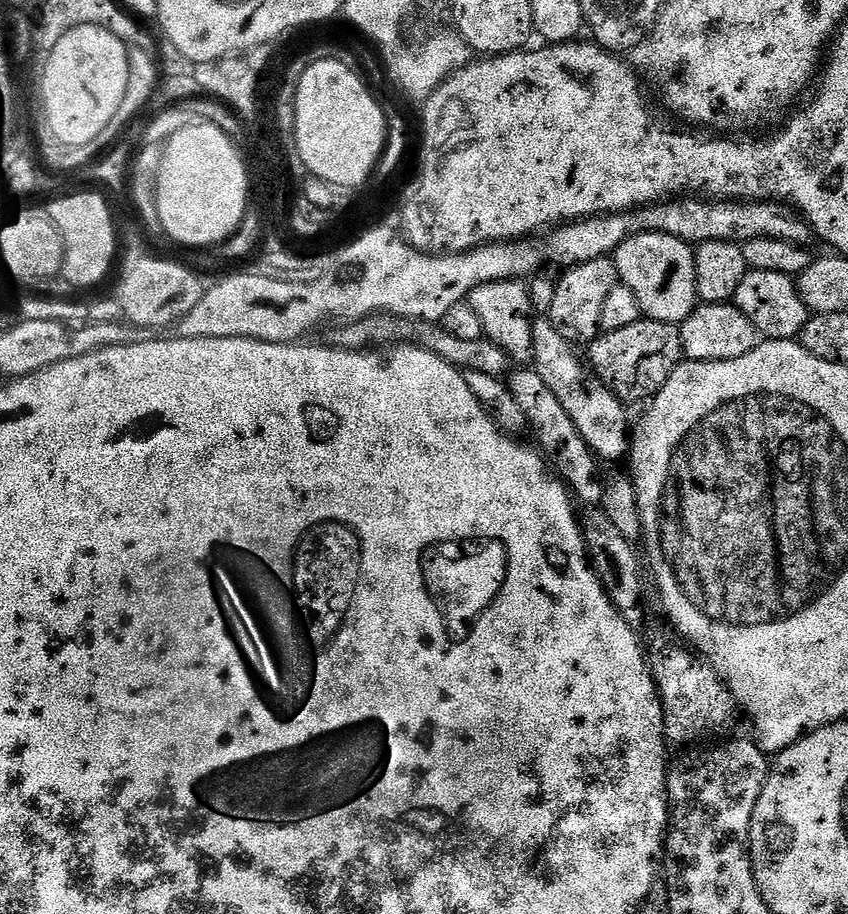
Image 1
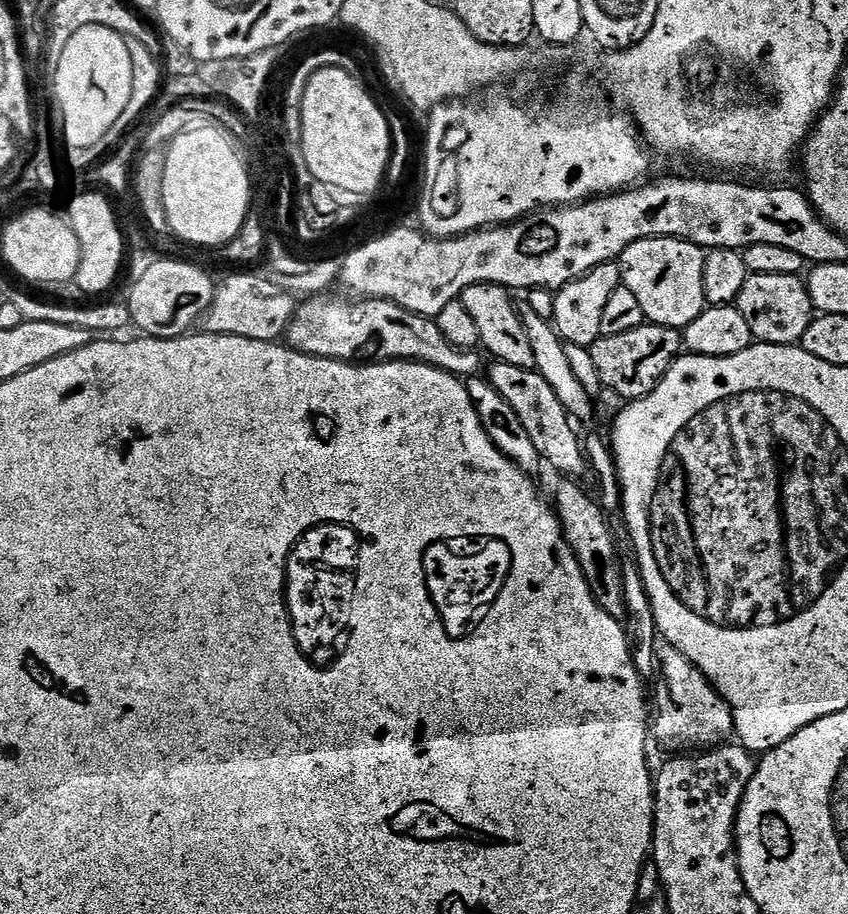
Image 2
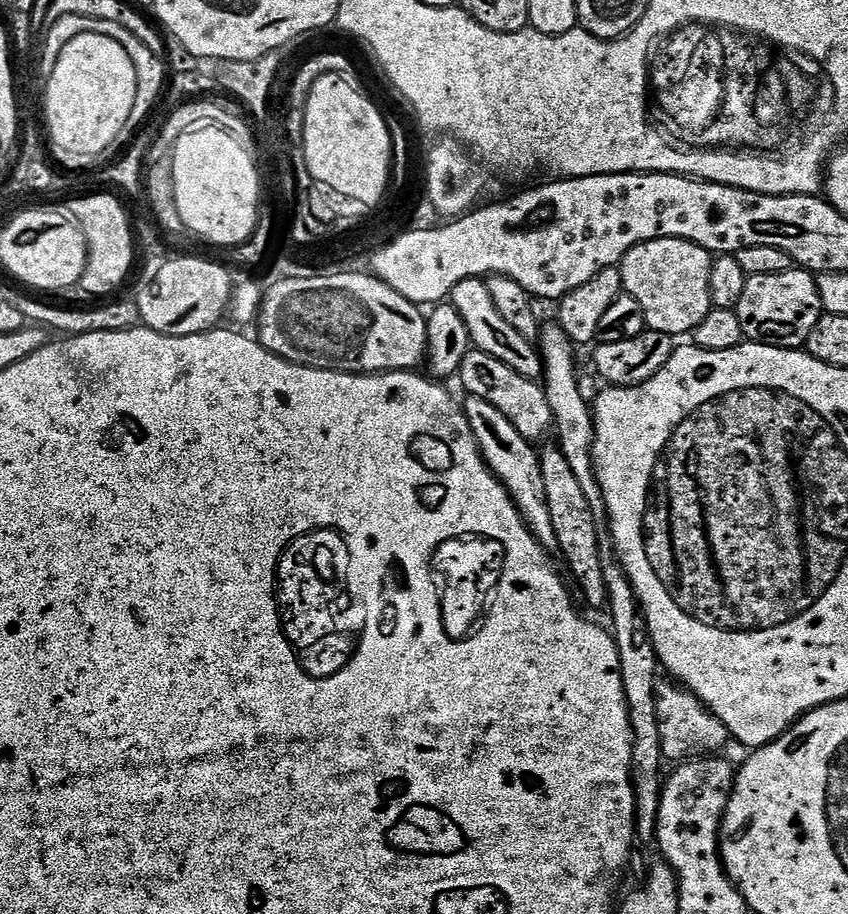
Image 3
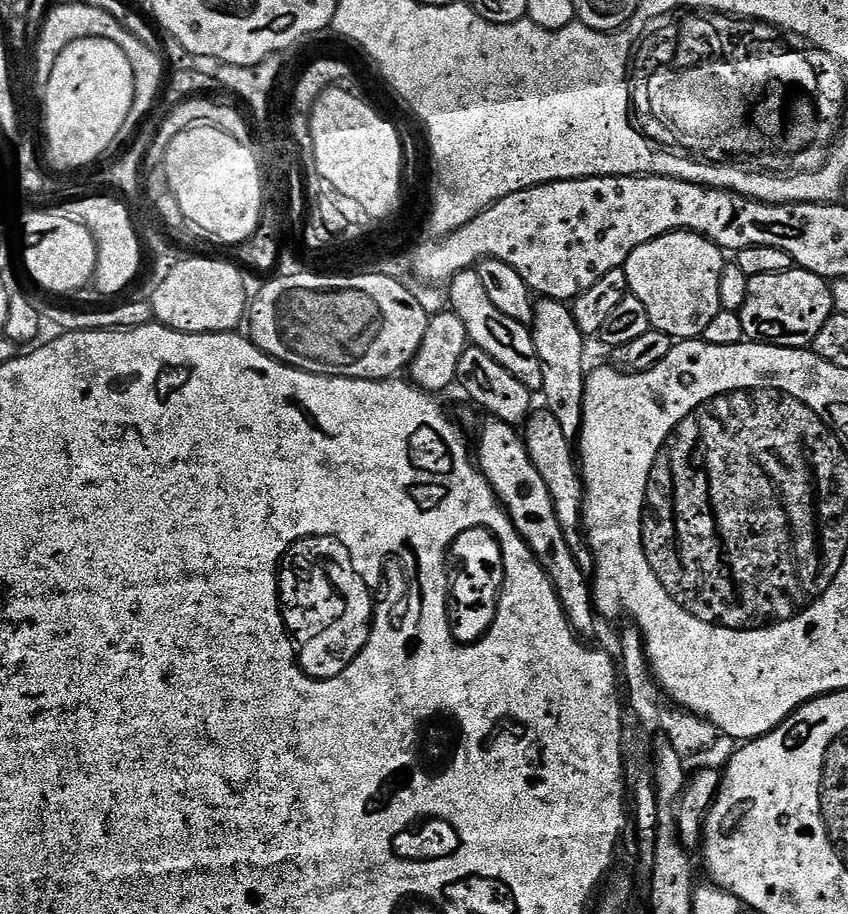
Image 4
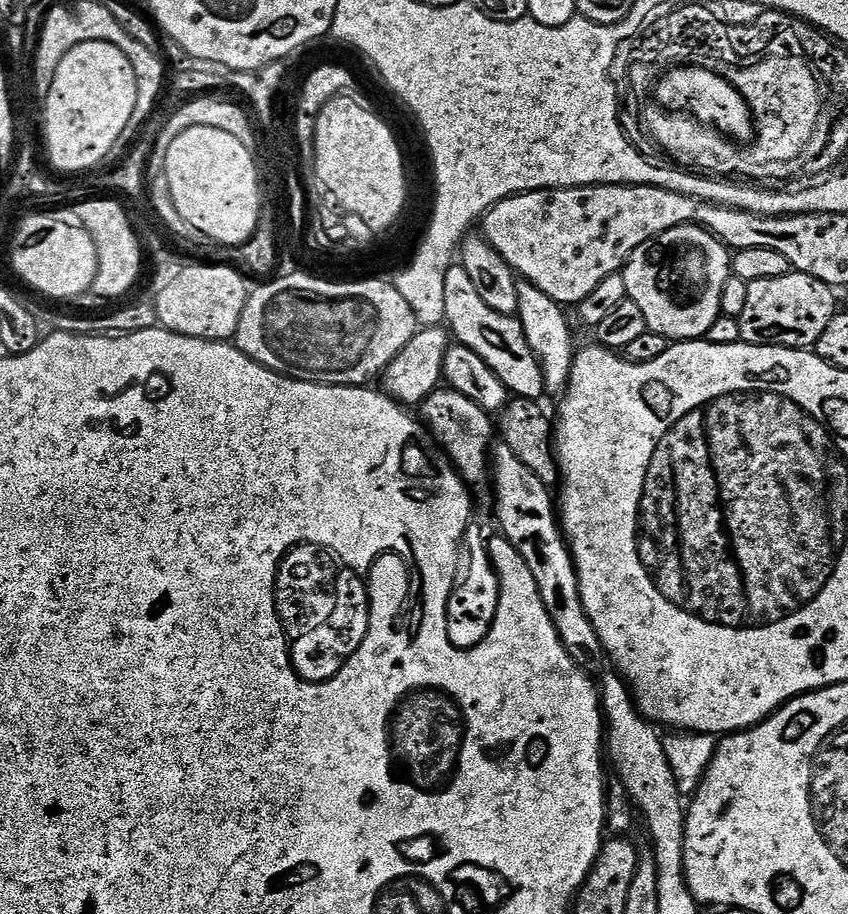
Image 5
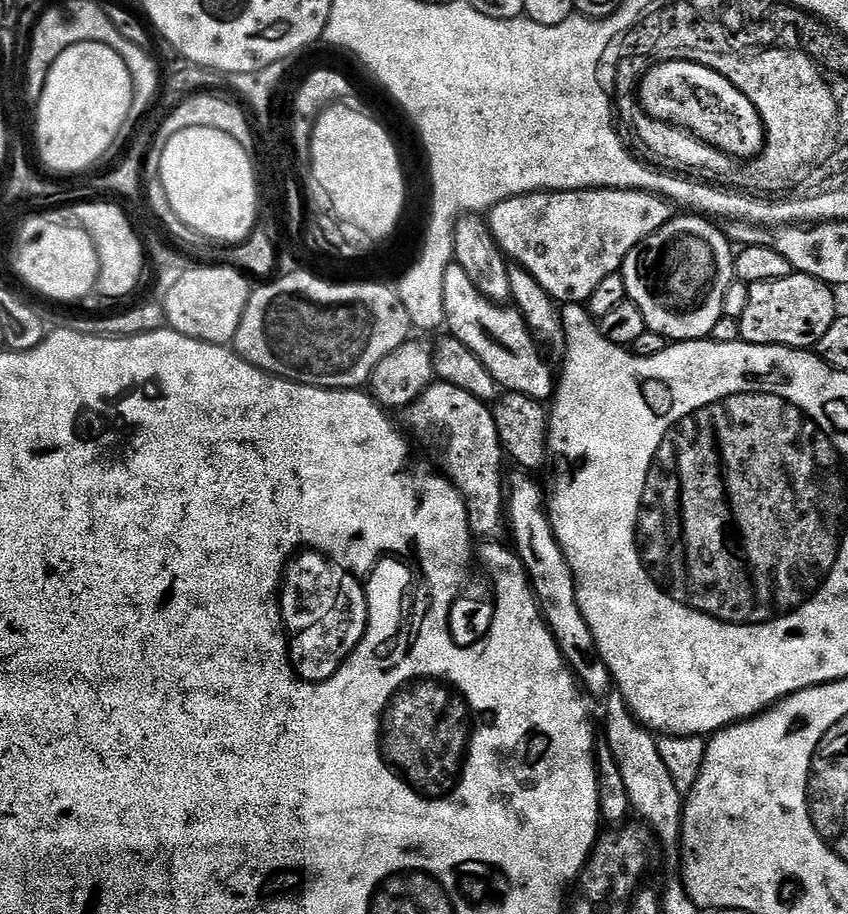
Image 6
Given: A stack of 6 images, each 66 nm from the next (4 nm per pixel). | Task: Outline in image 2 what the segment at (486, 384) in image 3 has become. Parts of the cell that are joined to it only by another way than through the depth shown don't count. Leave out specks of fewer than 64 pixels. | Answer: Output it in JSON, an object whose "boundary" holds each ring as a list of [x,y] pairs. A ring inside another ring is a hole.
{"boundary":[[[492,362],[489,368],[487,365],[486,379],[517,412],[522,426],[526,426],[526,434],[530,434],[530,439],[534,441],[534,450],[538,450],[541,461],[547,467],[549,464],[554,471],[562,472],[560,474],[566,478],[581,478],[580,476],[589,475],[586,448],[582,440],[580,444],[580,436],[575,428],[577,425],[573,417],[568,415],[566,406],[558,402],[558,394],[554,394],[554,386],[550,386],[550,382],[546,382],[546,378],[542,378],[540,372],[522,366]]]}

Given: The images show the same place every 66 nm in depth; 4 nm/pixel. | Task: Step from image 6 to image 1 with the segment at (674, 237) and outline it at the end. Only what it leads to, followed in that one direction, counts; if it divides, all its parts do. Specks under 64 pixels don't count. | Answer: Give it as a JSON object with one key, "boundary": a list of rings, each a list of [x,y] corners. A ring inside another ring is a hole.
{"boundary":[[[643,232],[622,242],[614,259],[619,283],[634,290],[634,298],[638,298],[640,311],[647,319],[679,326],[697,308],[696,254],[687,240],[661,232]]]}

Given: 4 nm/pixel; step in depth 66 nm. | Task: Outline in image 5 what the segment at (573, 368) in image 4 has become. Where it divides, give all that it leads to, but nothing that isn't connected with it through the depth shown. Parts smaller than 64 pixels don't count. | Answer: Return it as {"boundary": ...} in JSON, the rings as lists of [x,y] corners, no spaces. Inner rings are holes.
{"boundary":[[[517,279],[518,286],[518,319],[526,334],[526,342],[530,342],[530,350],[534,350],[540,369],[544,375],[544,391],[550,397],[563,397],[568,389],[568,379],[572,373],[572,359],[578,351],[578,344],[572,341],[572,324],[568,321],[565,305],[554,302],[550,294],[542,294],[538,286],[530,281]]]}

